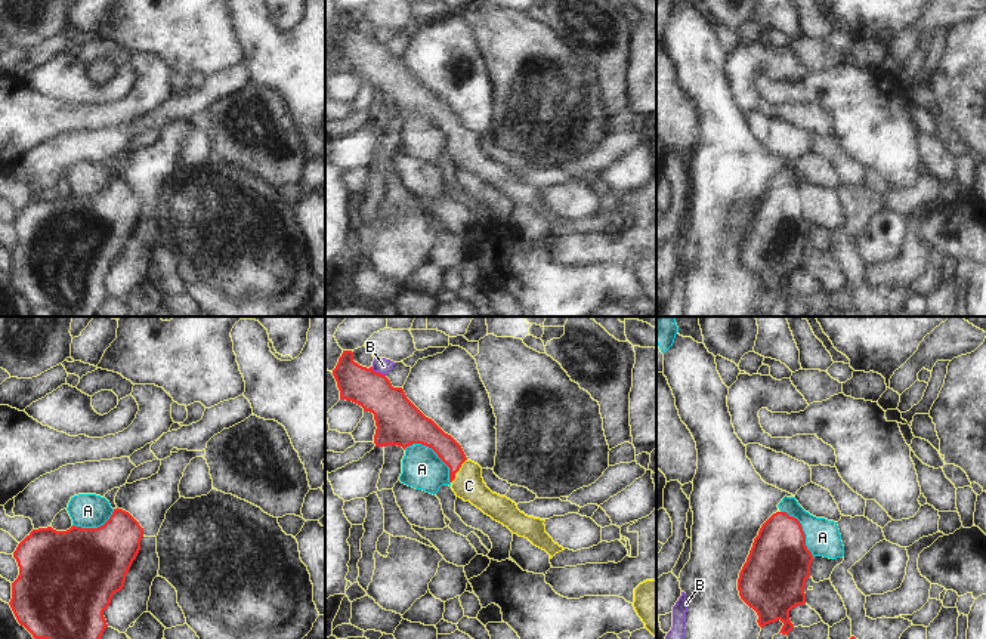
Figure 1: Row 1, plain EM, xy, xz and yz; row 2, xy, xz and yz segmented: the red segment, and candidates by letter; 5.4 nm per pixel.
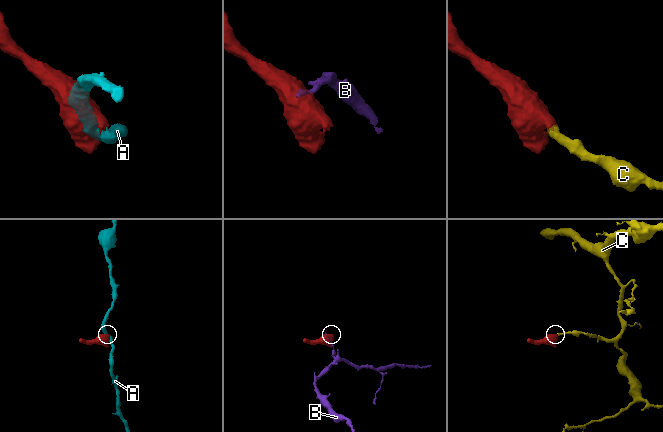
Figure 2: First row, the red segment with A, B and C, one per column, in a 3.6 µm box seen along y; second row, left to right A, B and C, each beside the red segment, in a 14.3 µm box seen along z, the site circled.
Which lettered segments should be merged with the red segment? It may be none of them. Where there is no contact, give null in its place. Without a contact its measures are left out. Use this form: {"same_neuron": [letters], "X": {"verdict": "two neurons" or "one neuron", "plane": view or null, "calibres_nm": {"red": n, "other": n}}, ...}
{"same_neuron": ["C"], "A": {"verdict": "two neurons", "plane": "xz", "calibres_nm": {"red": 240, "other": 220}}, "B": {"verdict": "two neurons", "plane": "xz", "calibres_nm": {"red": 220, "other": 90}}, "C": {"verdict": "one neuron", "plane": "xz", "calibres_nm": {"red": 140, "other": 160}}}

